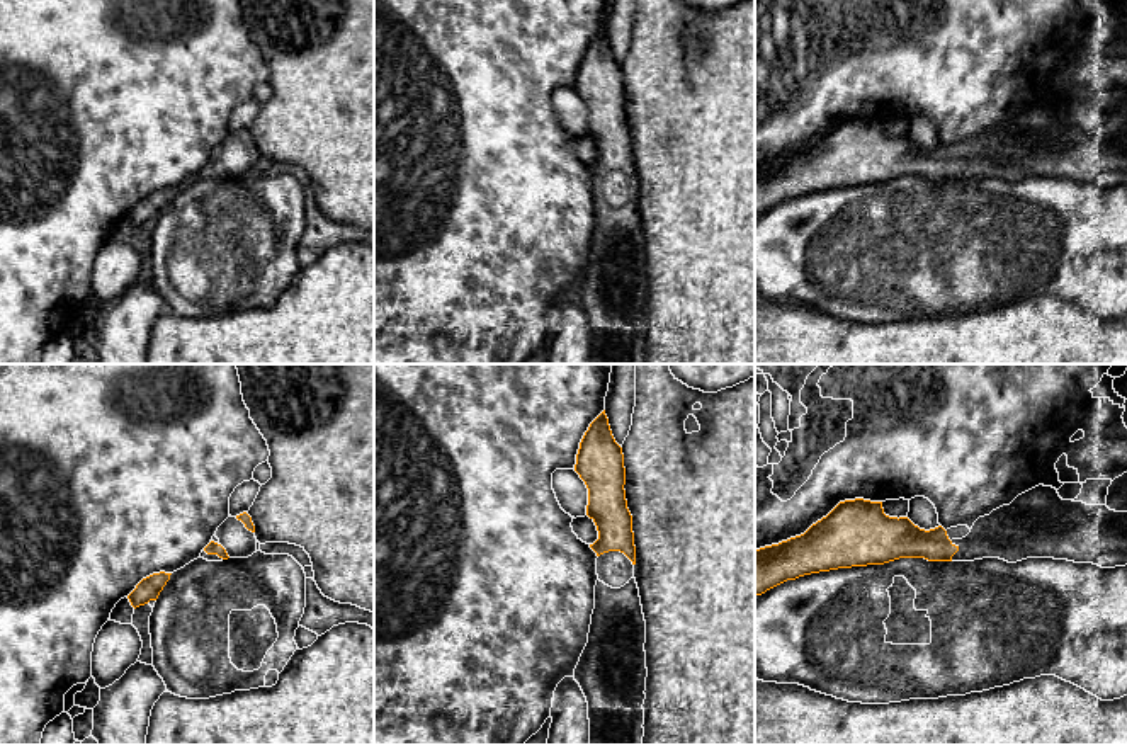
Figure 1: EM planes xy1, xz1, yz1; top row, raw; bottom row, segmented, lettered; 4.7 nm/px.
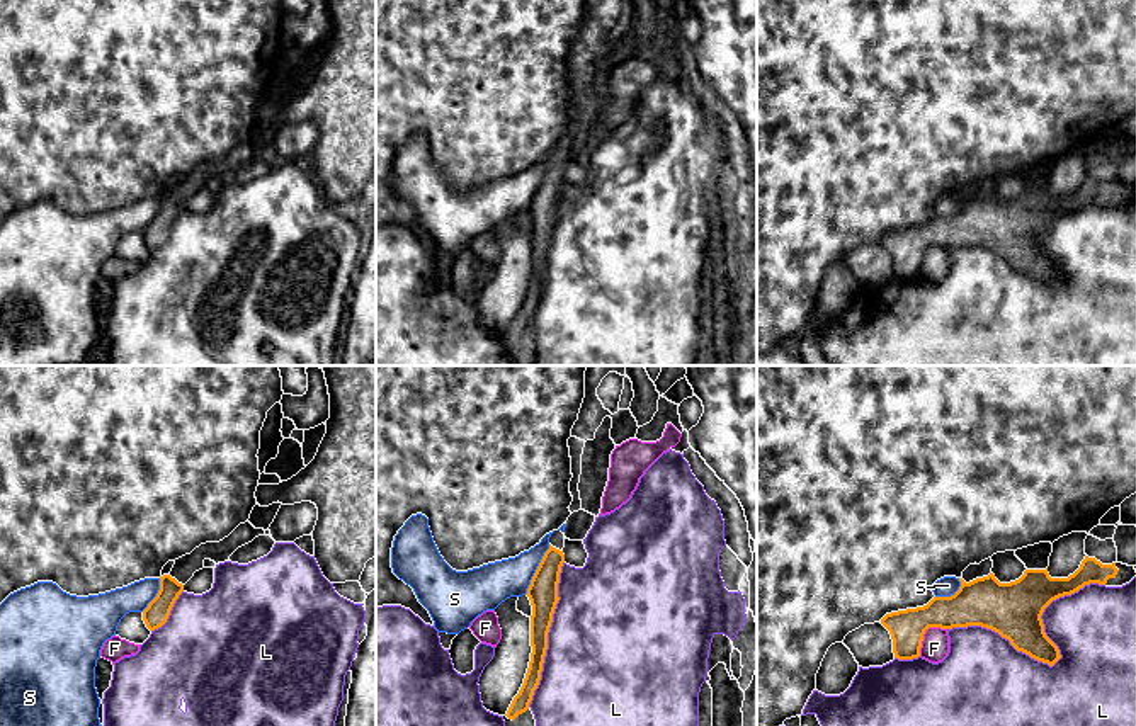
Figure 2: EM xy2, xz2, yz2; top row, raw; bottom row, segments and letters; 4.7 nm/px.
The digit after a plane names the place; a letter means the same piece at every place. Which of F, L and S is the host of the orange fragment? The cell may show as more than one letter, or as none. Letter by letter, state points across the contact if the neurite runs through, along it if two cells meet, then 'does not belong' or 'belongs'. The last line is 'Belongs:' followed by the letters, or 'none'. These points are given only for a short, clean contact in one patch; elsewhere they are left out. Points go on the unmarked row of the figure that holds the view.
F: border along yz2 (944, 247), (929, 247), (925, 250), (919, 274); does not belong
L: does not belong
S: border along xz2 (550, 164), (524, 213); does not belong
Belongs: none

